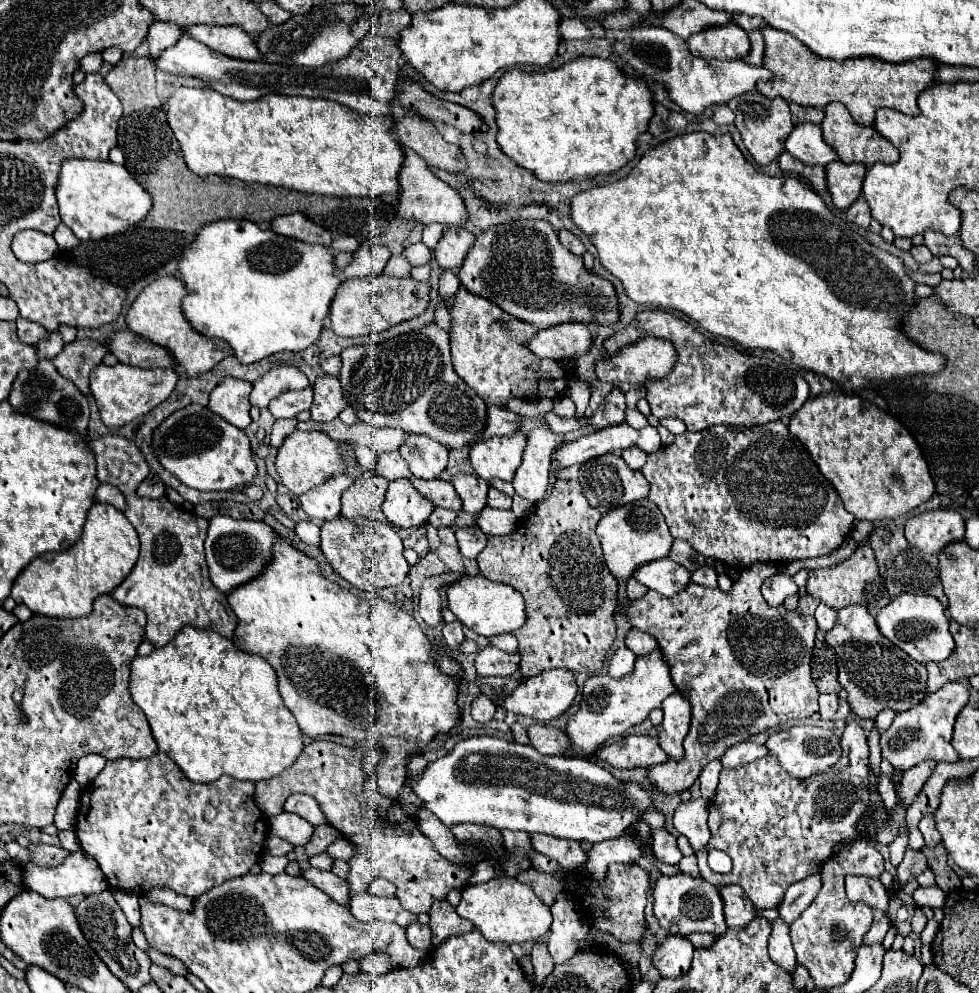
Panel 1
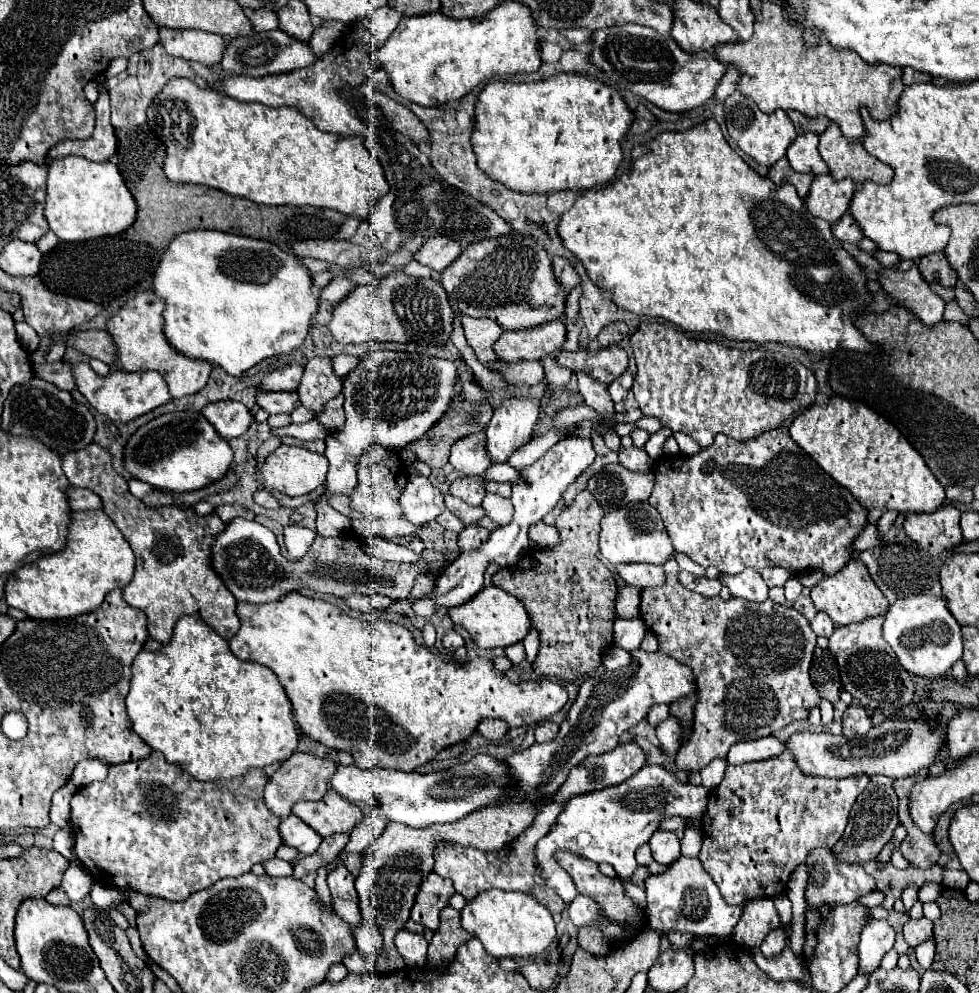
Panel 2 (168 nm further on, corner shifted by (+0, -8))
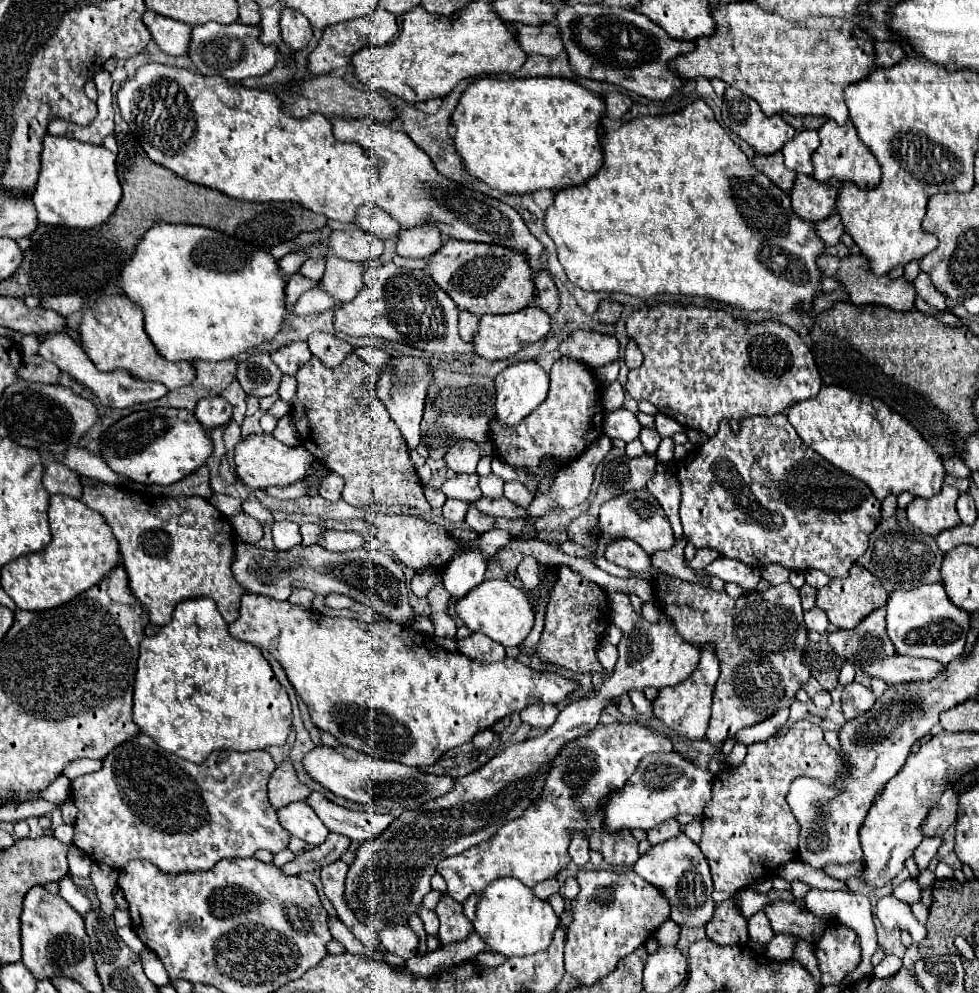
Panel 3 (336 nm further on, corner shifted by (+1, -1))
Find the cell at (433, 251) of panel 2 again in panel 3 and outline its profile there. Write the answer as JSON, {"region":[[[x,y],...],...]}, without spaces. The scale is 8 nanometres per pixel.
{"region":[[[419,225],[401,229],[397,235],[397,255],[401,257],[413,257],[413,259],[427,259],[431,257],[441,245],[443,237],[437,229],[437,225]]]}

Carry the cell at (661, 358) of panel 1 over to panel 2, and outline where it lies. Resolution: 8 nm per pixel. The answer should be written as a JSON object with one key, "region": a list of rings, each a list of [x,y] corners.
{"region":[[[620,346],[602,348],[600,352],[560,352],[556,362],[572,372],[584,372],[602,384],[612,384],[618,376],[622,376],[622,372],[628,370],[628,354]]]}

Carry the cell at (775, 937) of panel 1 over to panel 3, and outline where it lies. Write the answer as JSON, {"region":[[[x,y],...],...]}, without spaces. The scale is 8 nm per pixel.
{"region":[[[755,913],[753,917],[749,917],[749,939],[753,939],[755,943],[769,943],[773,939],[773,931],[769,925],[769,919],[765,913]]]}

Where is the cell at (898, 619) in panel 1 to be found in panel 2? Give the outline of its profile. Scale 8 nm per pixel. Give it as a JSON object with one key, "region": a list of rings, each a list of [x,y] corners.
{"region":[[[916,594],[896,600],[884,616],[884,640],[892,646],[902,666],[916,676],[940,678],[956,660],[962,658],[960,624],[946,608],[946,600],[942,596]]]}

